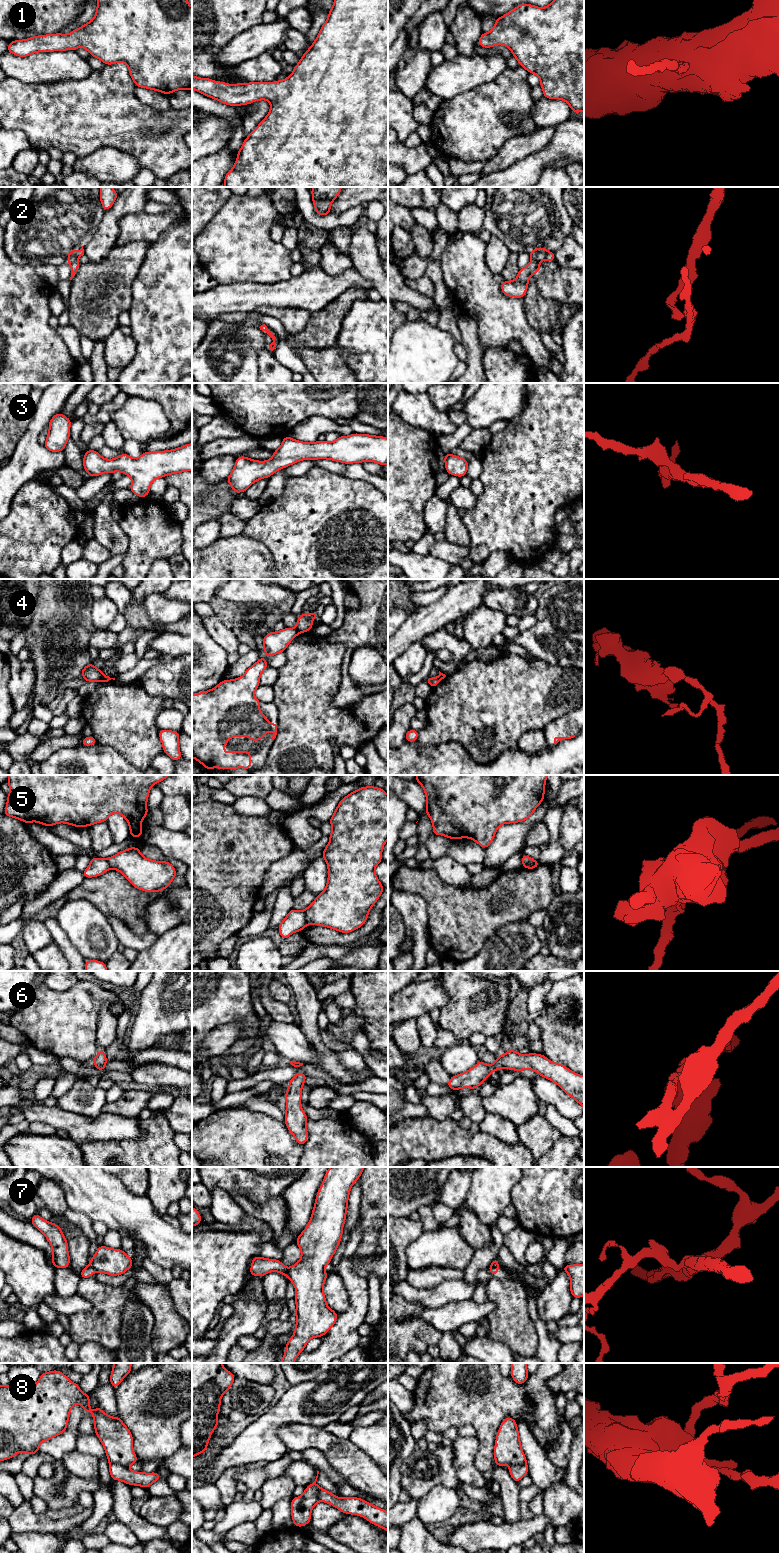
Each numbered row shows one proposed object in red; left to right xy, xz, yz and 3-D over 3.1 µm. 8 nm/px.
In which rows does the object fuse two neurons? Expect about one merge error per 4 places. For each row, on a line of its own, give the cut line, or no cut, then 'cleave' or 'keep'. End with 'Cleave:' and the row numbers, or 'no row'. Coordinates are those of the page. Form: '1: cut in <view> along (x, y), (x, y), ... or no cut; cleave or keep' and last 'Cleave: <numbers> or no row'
1: no cut; keep
2: cut in yz along (532, 260), (539, 261); cleave
3: no cut; keep
4: cut in xy along (103, 675), (98, 681); cleave
5: cut in xz along (303, 911), (307, 923); cleave
6: no cut; keep
7: cut in xz along (287, 1268), (288, 1276); cleave
8: cut in xz along (311, 1484), (317, 1487), (317, 1495), (320, 1500); cleave
Cleave: 2, 4, 5, 7, 8

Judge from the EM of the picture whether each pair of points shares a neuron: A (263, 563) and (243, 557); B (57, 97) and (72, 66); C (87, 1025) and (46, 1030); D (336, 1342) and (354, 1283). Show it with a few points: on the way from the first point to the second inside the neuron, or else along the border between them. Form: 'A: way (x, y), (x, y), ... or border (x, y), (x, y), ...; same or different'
A: way (258, 563), (248, 562); same
B: border (88, 75), (79, 80), (42, 83); different
C: way (77, 1025), (56, 1025); same
D: way (346, 1327), (347, 1323), (356, 1313), (356, 1298); same

